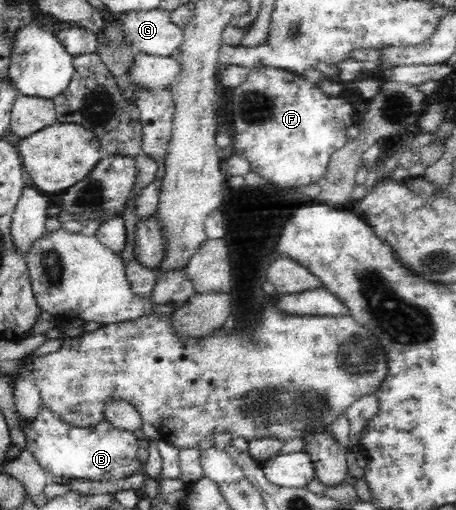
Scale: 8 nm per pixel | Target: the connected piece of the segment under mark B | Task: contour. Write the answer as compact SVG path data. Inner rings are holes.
M40 396L40 408L33 422L19 418L19 428L26 439L22 450L27 450L49 477L57 480L85 478L91 481L117 480L137 474L144 466L137 458L139 440L134 432L117 429L105 419L93 427L81 428L69 424L61 415L53 413Z

